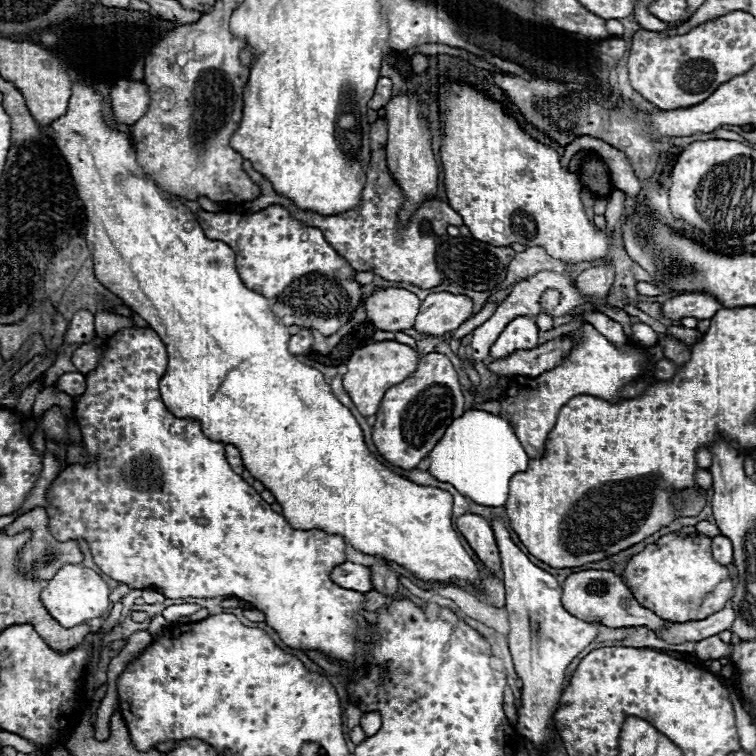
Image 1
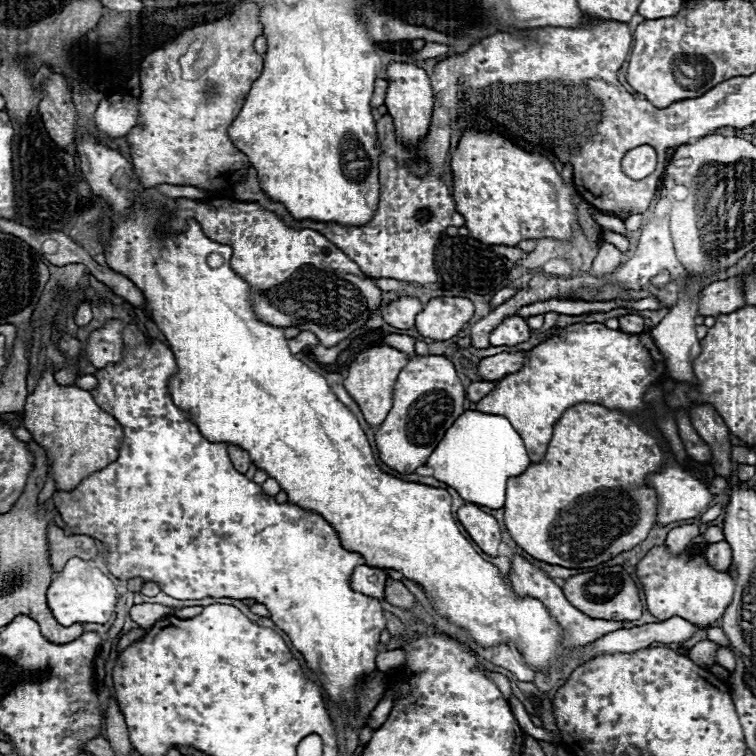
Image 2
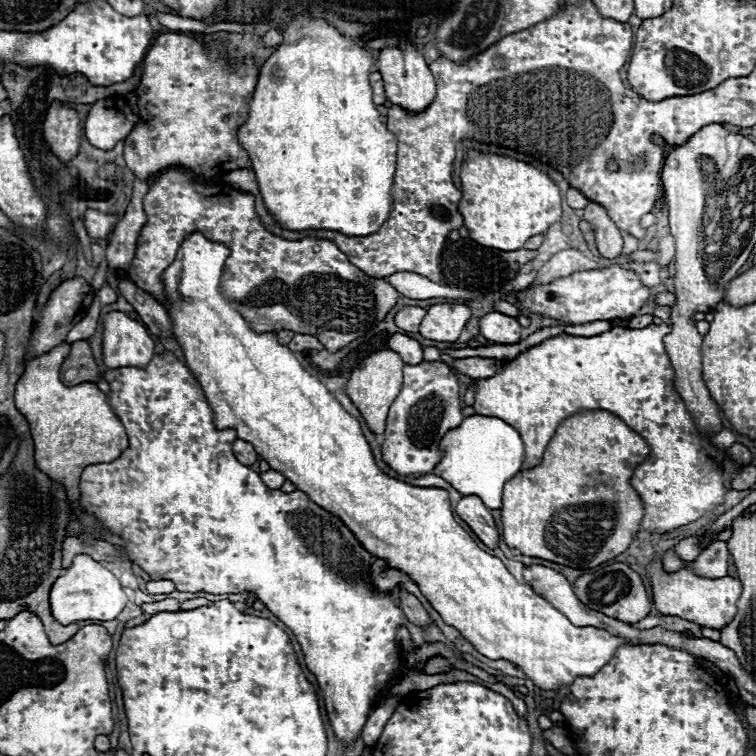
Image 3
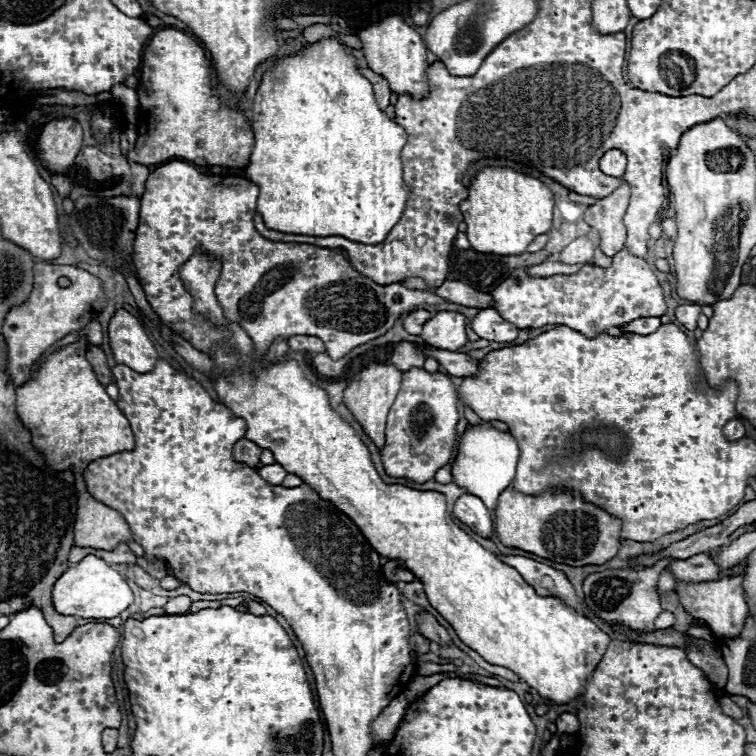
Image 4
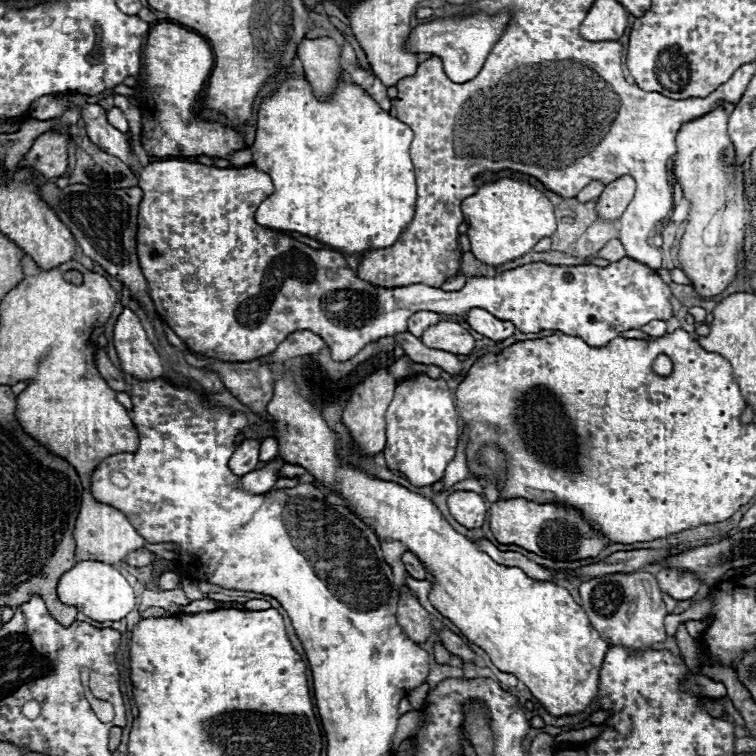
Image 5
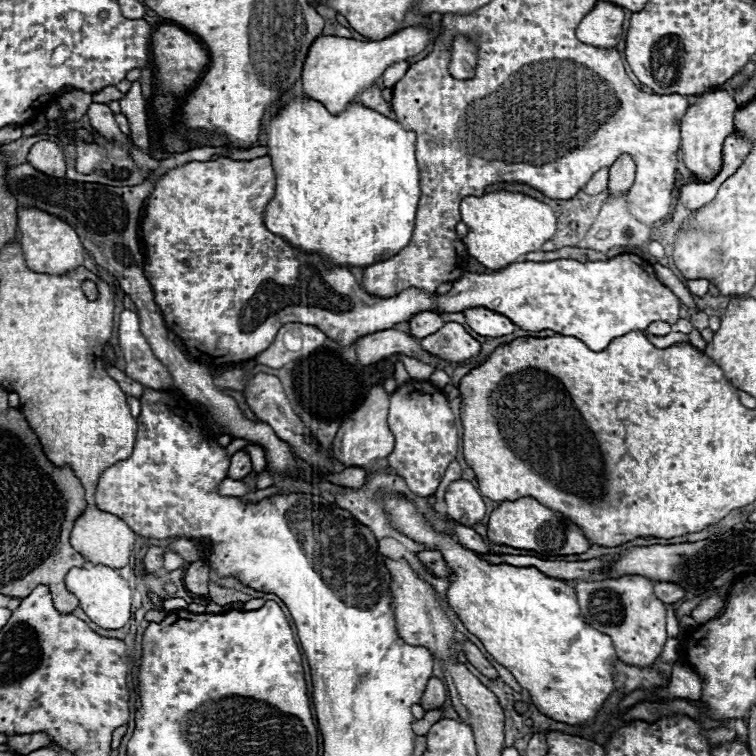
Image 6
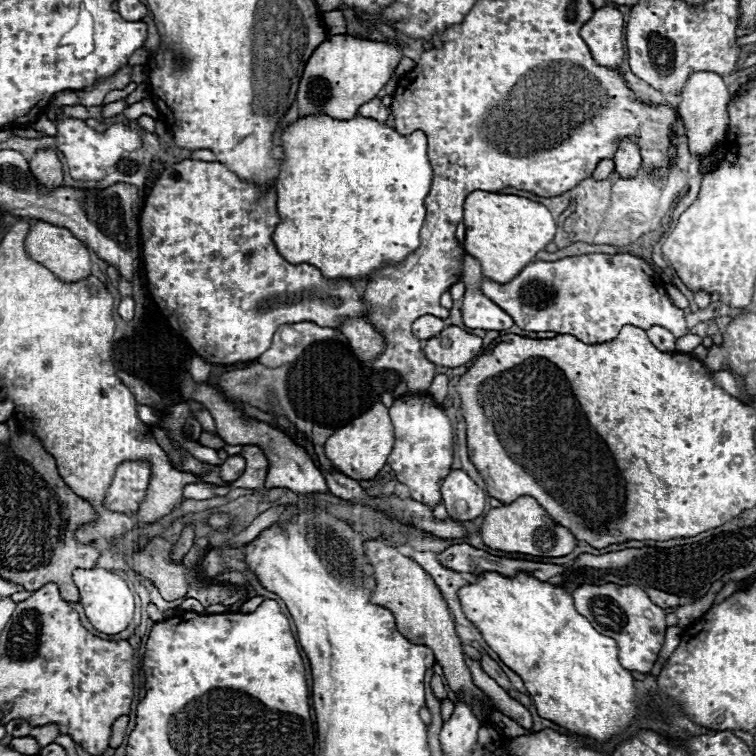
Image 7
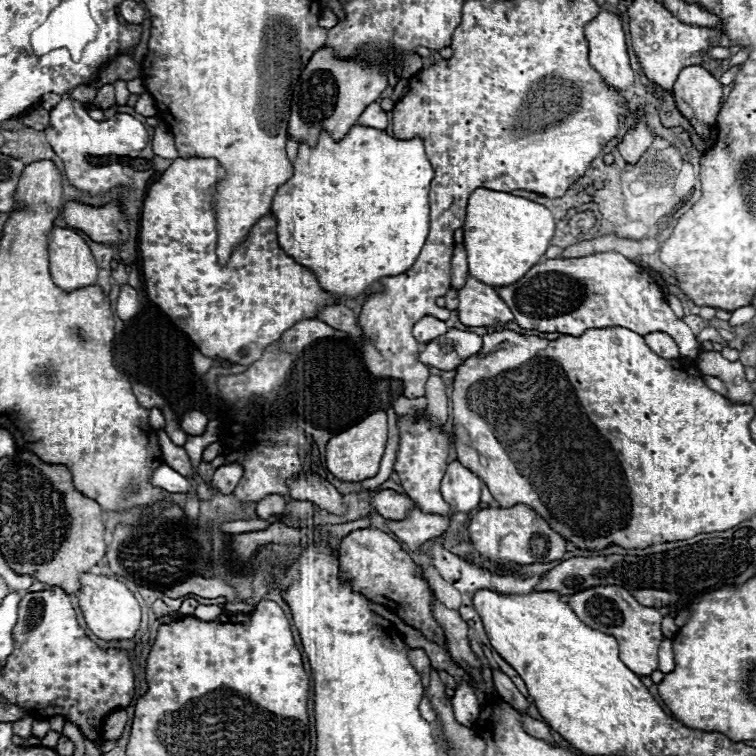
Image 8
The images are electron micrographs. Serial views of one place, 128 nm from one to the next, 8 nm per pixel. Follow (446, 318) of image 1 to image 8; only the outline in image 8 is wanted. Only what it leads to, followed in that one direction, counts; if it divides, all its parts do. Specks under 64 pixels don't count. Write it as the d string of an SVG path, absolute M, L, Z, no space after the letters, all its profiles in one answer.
M452 328L426 344L426 348L420 352L420 362L438 370L454 370L464 364L466 358L478 354L480 348L482 336Z

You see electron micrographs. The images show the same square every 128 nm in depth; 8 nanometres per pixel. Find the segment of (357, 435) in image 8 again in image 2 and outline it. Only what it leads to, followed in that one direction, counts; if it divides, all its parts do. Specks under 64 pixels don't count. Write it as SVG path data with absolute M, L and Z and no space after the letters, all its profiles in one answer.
M376 346L376 348L362 350L350 364L348 376L344 378L344 388L356 400L356 404L360 406L360 410L370 426L380 426L384 422L384 418L388 416L388 412L392 408L392 384L396 382L398 374L404 370L408 360L410 360L408 354L404 354L392 346Z

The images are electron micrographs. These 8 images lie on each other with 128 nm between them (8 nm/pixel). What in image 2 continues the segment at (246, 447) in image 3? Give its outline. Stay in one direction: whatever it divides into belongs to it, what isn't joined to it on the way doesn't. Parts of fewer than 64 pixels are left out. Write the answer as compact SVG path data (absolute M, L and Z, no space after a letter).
M230 444L230 446L228 446L228 456L230 456L230 460L232 460L232 464L234 464L234 468L236 468L238 472L246 472L246 470L248 470L248 466L250 466L250 456L248 456L246 450Z

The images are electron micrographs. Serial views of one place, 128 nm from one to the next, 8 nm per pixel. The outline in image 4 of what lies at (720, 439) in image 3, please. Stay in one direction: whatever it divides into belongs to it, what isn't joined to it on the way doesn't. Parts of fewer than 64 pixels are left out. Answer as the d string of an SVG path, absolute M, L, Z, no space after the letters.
M734 418L734 420L730 420L728 424L724 424L724 428L722 428L722 432L724 432L724 438L728 438L728 440L740 440L742 436L744 436L744 424L738 420L738 418Z

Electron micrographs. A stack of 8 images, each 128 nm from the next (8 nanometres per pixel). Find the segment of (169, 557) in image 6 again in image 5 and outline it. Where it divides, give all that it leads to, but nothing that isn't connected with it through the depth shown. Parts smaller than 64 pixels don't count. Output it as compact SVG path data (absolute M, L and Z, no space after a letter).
M164 572L162 576L160 576L160 588L162 590L176 590L180 586L180 576L176 574L176 572Z

